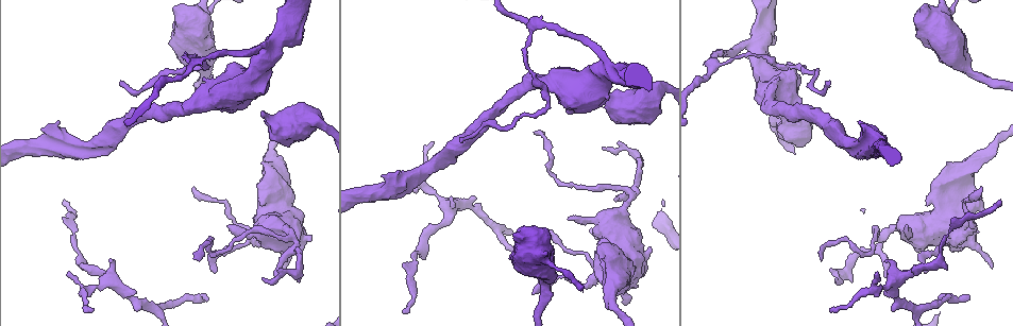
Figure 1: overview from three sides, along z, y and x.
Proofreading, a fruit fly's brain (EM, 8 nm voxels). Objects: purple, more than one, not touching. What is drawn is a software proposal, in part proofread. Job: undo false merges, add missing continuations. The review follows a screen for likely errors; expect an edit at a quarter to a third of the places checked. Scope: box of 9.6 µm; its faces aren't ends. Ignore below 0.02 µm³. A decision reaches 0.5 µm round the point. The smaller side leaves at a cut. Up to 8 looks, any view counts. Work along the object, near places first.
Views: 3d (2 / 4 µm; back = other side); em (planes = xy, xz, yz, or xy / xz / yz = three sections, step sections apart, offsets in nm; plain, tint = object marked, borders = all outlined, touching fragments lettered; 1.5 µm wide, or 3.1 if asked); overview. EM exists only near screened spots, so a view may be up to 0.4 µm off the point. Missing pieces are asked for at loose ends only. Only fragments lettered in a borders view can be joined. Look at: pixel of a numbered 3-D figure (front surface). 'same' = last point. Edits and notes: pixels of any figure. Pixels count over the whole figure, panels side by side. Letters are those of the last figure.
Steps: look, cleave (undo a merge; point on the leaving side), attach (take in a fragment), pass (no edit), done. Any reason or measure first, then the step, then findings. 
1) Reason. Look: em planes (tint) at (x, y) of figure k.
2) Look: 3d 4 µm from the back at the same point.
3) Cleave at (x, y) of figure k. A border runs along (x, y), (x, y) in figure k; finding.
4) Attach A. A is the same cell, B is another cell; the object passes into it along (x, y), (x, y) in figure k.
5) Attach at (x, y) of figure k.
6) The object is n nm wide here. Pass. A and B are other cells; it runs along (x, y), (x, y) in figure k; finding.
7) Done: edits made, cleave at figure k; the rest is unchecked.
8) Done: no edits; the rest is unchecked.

Three arms meet. Look: em yz step 4 (tint) at (892, 280) of figure 1.

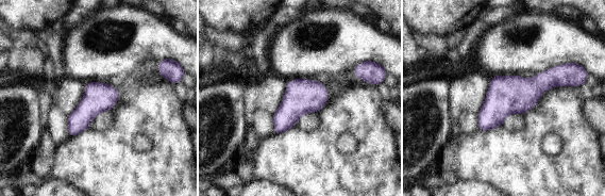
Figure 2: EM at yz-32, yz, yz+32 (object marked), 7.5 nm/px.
Look: em planes (tint) at the same point.

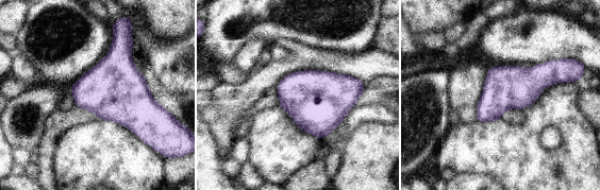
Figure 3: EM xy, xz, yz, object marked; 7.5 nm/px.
Look: em planes (borders) at the same point.

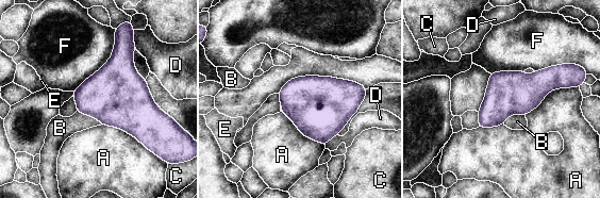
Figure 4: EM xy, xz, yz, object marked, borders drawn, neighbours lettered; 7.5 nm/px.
Pass. A, B, C, D, E and F are other cells; all the same cell.

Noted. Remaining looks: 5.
Tapers out. Look: em planes (borders) at (432, 142) of figure 1.

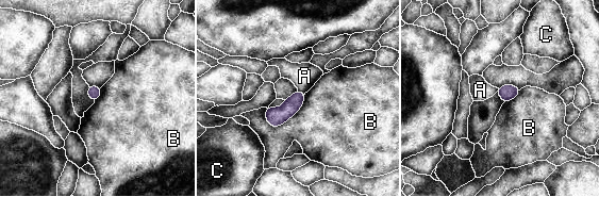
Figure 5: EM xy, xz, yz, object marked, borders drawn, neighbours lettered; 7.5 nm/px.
Pass. A, B and C are other cells; a border runs along (298, 89), (304, 94) in figure 5; no lettered fragment goes on from it.

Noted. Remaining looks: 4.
Thin end. Look: em planes (borders) at (602, 147) of figure 1.

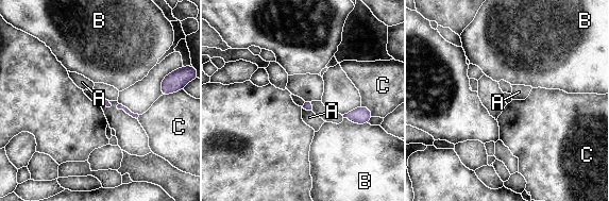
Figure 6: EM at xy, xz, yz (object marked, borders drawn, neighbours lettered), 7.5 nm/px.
Pass. A, B and C are other cells; a border runs along (361, 105), (365, 105), (373, 116) in figure 6; none of them fits.

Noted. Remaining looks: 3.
Done: no edits; the rest is unchecked.

